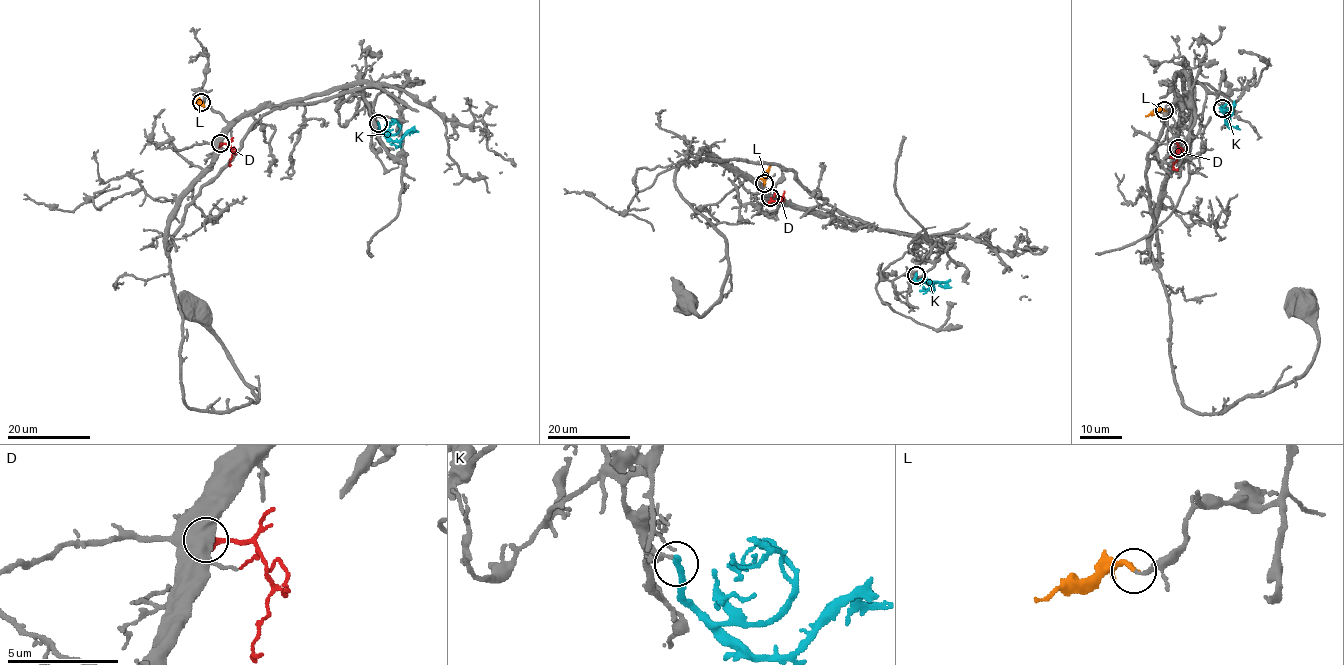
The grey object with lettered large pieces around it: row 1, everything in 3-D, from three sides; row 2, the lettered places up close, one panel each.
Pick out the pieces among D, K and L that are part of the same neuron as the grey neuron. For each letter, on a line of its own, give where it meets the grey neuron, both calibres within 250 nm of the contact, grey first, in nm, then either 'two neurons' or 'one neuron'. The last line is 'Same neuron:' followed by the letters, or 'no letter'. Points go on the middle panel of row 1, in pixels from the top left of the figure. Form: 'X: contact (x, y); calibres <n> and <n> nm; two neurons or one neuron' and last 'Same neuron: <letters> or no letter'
D: contact (770, 197); calibres 600 and 200 nm; two neurons
K: contact (916, 275); calibres 140 and 280 nm; two neurons
L: contact (764, 183); calibres 180 and 280 nm; one neuron
Same neuron: L

